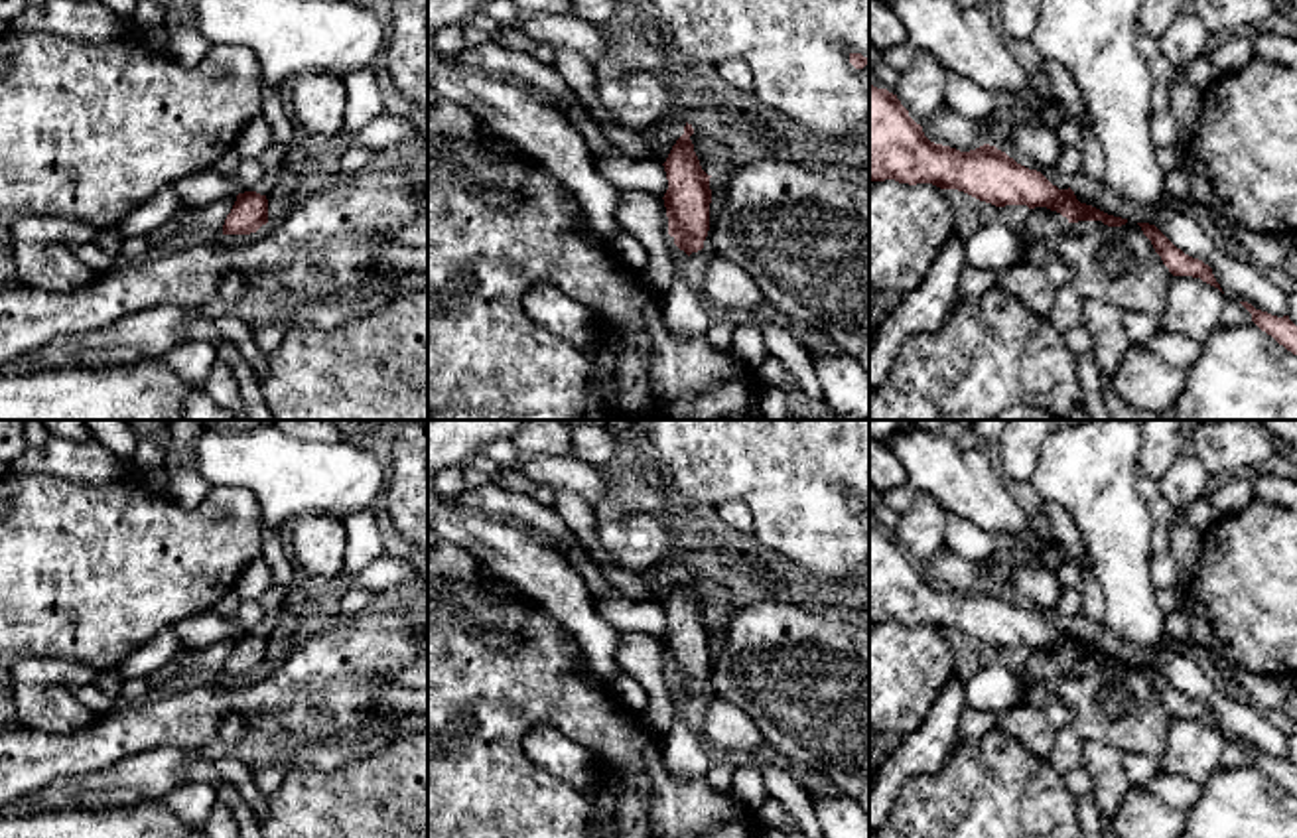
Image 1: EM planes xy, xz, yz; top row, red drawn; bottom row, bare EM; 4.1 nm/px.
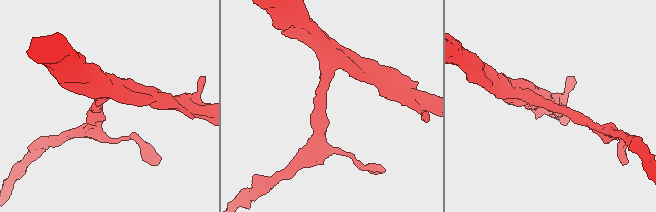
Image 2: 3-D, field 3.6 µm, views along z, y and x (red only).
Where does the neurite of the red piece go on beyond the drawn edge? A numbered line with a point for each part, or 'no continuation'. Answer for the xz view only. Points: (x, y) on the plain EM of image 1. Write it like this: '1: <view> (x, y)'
no continuation

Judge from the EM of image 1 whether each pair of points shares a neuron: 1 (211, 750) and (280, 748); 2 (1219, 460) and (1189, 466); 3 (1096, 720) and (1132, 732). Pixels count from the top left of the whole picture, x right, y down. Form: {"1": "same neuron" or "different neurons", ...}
{"1": "same neuron", "2": "different neurons", "3": "same neuron"}

